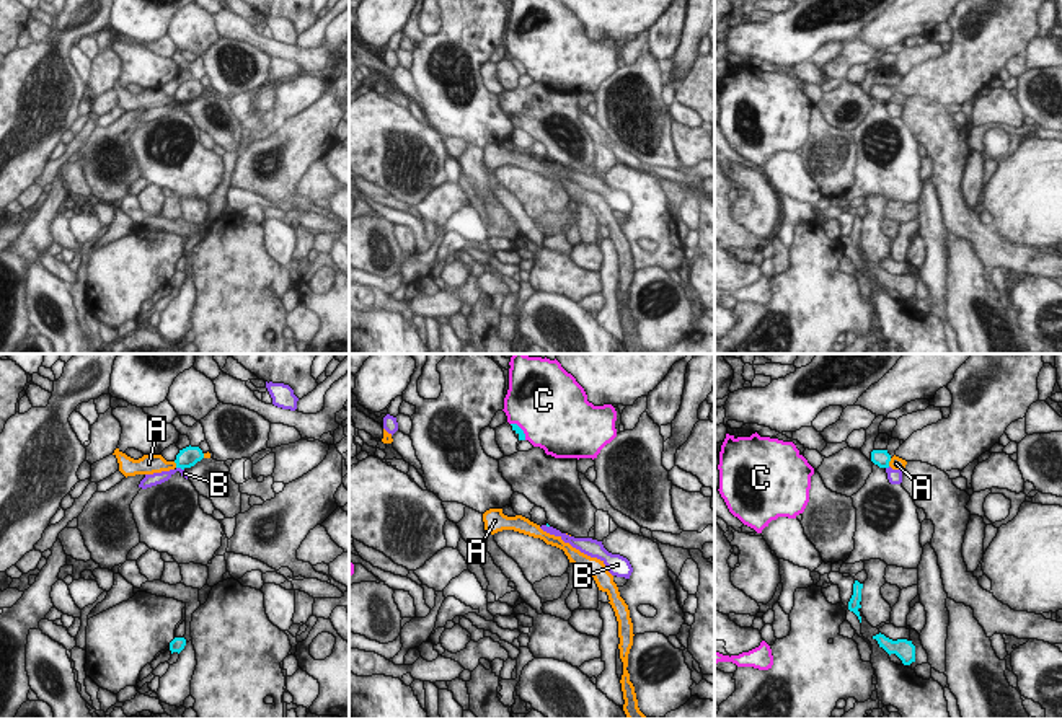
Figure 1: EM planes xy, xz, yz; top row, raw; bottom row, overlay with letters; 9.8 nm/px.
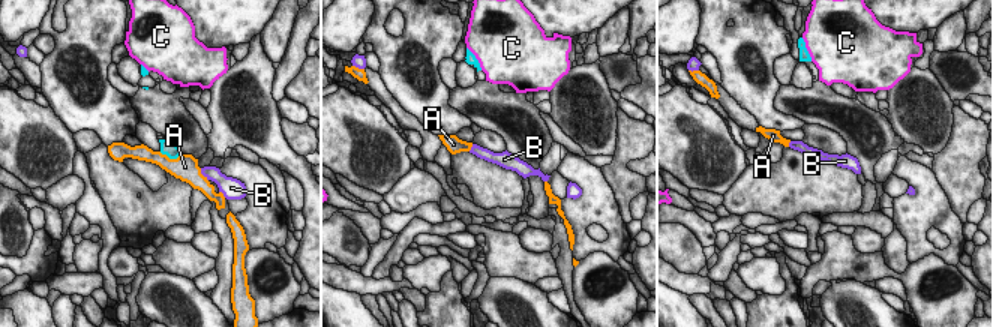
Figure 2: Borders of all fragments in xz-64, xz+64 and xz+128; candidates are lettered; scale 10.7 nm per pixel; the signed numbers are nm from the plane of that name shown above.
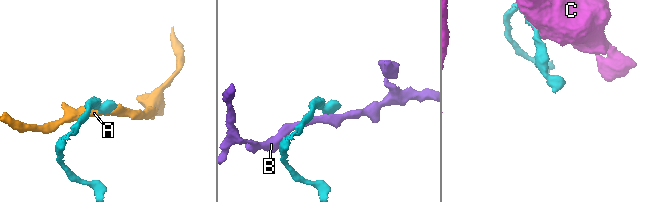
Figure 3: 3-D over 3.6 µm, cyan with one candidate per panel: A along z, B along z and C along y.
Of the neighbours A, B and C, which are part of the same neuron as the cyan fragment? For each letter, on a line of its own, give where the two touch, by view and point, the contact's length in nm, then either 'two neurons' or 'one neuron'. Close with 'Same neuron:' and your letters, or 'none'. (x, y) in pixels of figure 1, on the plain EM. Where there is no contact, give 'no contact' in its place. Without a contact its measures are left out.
A: meets cyan in yz at (889, 95); contact 90 nm long; two neurons
B: meets cyan in xy at (180, 101); contact 90 nm long; two neurons
C: meets cyan in xz at (521, 64); contact 240 nm long; two neurons
Same neuron: none

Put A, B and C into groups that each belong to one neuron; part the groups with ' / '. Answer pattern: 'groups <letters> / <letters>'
groups A / B / C

